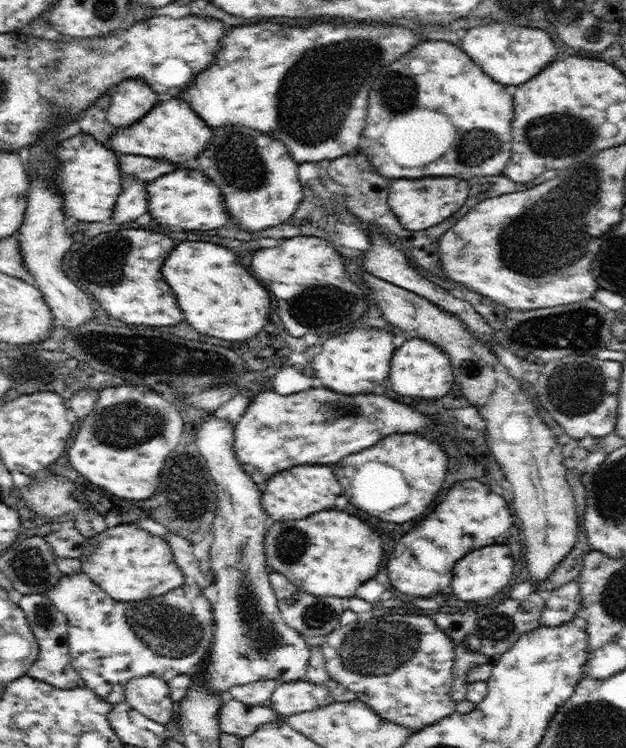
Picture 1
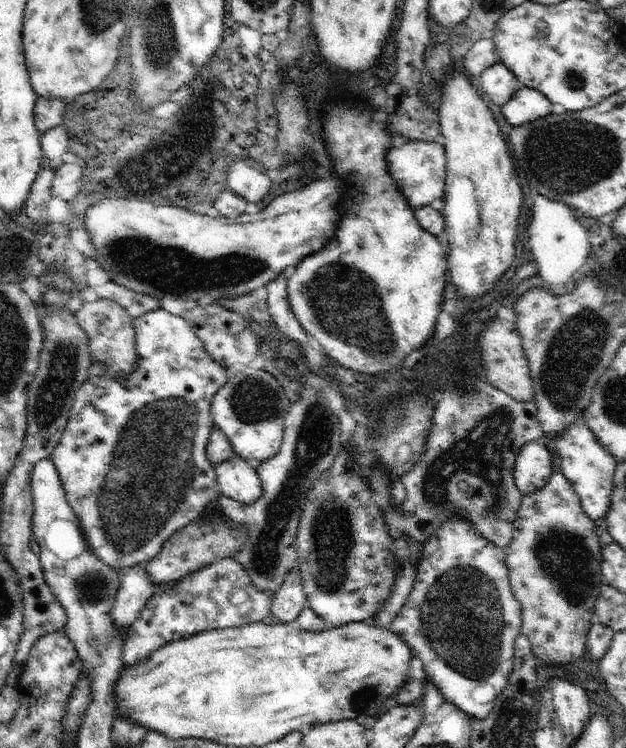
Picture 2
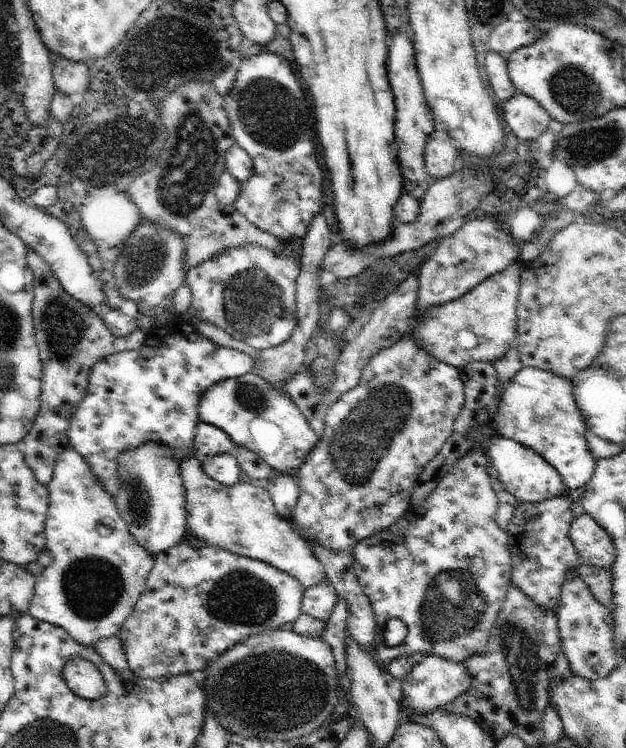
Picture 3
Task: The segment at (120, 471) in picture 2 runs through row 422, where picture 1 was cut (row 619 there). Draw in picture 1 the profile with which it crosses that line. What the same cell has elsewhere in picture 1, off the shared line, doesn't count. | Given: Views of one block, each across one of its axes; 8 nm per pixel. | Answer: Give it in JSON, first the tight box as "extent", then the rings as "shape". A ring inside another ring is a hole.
{"extent":[45,572,213,705],"shape":[[[78,572],[63,574],[45,596],[68,620],[71,665],[87,688],[113,705],[124,701],[126,684],[133,678],[157,676],[168,683],[175,676],[192,675],[213,641],[213,608],[196,584],[184,584],[160,597],[118,602]]]}

